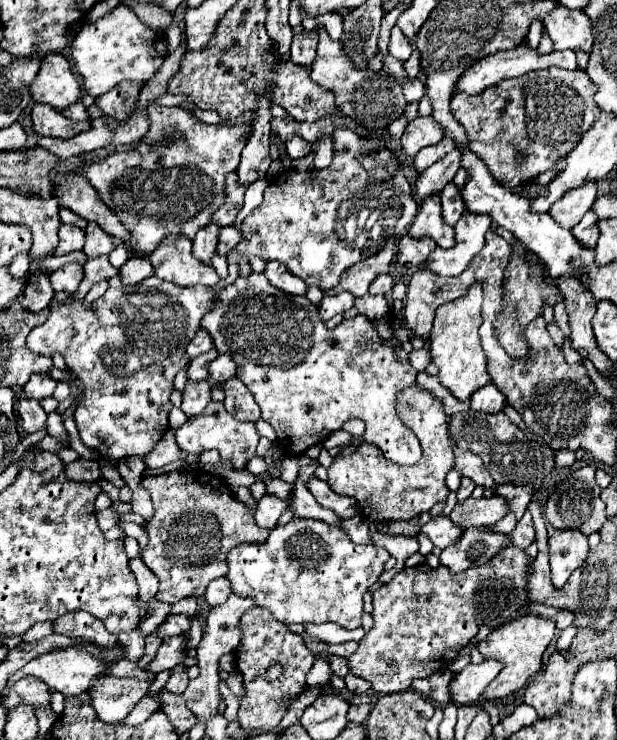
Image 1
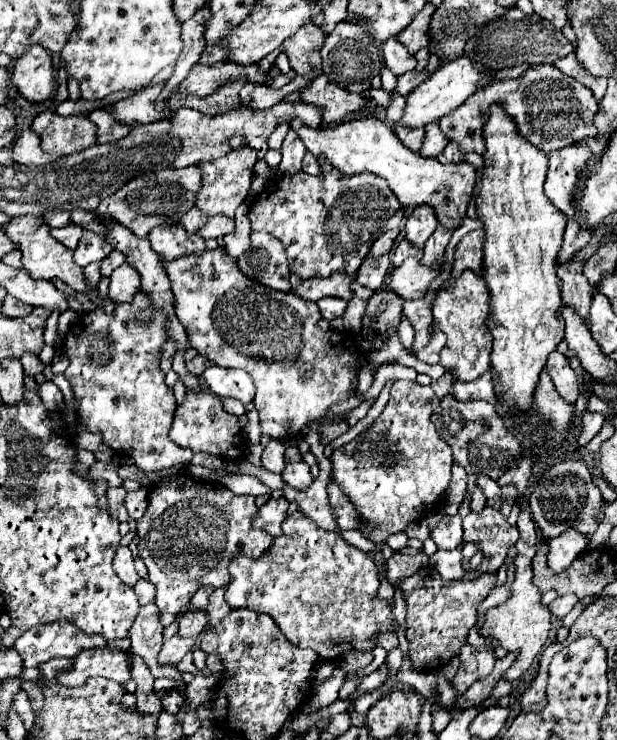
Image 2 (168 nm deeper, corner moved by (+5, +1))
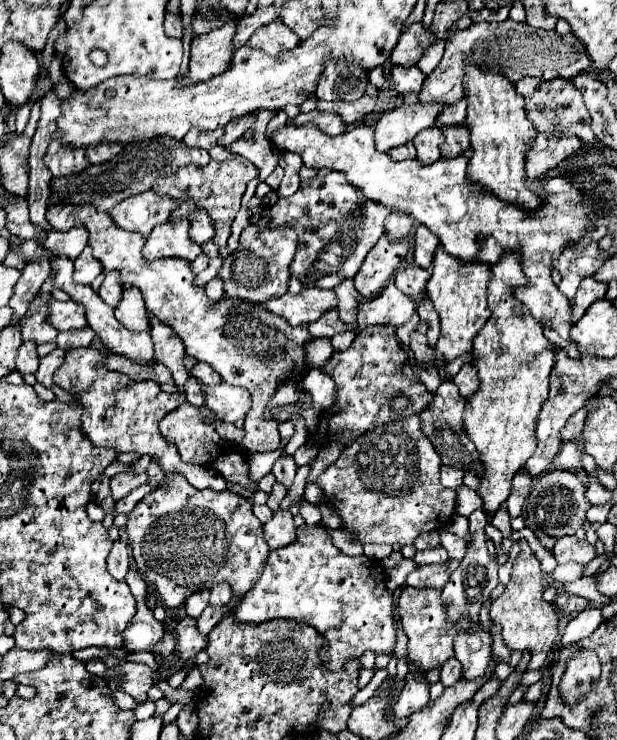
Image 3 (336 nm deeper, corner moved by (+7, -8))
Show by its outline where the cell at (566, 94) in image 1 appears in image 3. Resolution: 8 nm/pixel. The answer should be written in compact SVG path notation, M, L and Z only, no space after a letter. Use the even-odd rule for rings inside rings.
M520 79L516 83L516 91L526 99L526 113L534 123L536 131L552 133L552 131L572 131L582 143L594 143L594 135L588 123L588 109L584 105L582 93L574 87L572 79Z

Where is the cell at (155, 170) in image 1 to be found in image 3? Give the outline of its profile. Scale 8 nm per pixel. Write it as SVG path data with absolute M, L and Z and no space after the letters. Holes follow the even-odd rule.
M144 191L118 203L110 211L110 215L118 227L126 231L138 231L146 237L156 225L168 221L170 211L176 205L178 205L176 199L160 197L154 191Z

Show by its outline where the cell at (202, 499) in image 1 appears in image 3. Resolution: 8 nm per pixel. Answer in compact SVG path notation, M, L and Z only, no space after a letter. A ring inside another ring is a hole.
M166 473L166 483L150 495L146 495L128 513L126 531L138 571L150 585L154 585L160 603L168 609L180 607L192 593L200 589L210 589L214 583L220 583L222 579L228 579L234 597L242 597L260 577L260 571L264 569L270 551L268 543L264 541L262 525L254 517L252 505L244 497L232 491L198 491L178 473Z

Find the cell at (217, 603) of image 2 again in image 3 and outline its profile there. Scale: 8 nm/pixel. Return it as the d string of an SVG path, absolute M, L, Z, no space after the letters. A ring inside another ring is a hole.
M228 581L216 583L216 585L210 589L210 603L212 603L212 605L226 605L230 599L232 599L232 589L230 589Z

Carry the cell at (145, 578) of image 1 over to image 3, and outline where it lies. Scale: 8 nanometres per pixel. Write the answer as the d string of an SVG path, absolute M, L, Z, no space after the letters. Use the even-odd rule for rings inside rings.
M116 539L114 547L112 547L110 555L108 555L108 571L110 571L110 575L114 579L122 581L126 577L128 569L130 569L130 549L128 549L128 543Z

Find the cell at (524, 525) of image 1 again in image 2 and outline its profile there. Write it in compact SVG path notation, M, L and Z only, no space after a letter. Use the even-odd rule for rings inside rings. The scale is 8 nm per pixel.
M522 510L518 514L518 524L516 524L518 532L520 532L520 538L516 542L516 550L518 550L518 556L514 560L516 564L516 580L514 580L514 590L512 590L512 598L502 604L502 606L496 606L492 610L486 612L486 622L484 626L480 628L480 636L486 638L486 644L492 644L492 642L498 642L502 648L506 648L508 652L518 652L514 664L506 670L504 674L504 680L506 682L514 682L518 680L526 670L528 666L532 664L532 660L542 652L544 644L546 644L546 638L548 638L548 632L552 628L550 624L550 610L546 606L540 604L540 598L542 594L538 592L538 588L534 588L532 584L532 570L530 570L530 562L532 562L532 556L534 556L534 546L536 546L536 526L532 522L532 516L528 510Z

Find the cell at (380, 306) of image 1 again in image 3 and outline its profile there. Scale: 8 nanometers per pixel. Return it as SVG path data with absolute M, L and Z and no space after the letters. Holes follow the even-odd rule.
M344 279L338 287L334 287L334 293L338 297L336 311L344 323L356 323L356 307L360 303L360 293L354 289L352 279Z

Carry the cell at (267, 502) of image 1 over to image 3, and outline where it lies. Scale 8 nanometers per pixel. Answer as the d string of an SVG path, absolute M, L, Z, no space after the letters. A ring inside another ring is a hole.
M278 509L274 517L264 525L264 539L270 549L280 549L296 541L296 527L292 523L292 513Z

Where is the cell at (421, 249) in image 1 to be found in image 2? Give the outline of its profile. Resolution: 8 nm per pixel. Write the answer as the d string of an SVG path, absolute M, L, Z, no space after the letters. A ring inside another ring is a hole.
M400 240L400 242L396 244L396 248L394 248L392 264L394 264L394 266L400 266L408 256L416 256L416 258L420 258L420 256L422 256L422 250L416 248L414 244L410 244L408 240Z

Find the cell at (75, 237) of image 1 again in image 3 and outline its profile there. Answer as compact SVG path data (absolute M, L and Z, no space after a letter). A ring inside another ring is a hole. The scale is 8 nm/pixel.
M82 225L72 227L68 231L50 231L48 239L44 241L44 247L54 257L68 257L68 259L76 259L86 245L88 245L88 231Z

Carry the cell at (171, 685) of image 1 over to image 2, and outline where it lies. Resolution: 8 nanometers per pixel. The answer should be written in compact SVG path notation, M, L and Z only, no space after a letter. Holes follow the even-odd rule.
M176 688L168 690L168 692L162 696L162 708L164 708L166 712L170 712L170 714L176 714L176 712L182 708L182 702L184 702L184 698L182 698L182 694L180 694Z

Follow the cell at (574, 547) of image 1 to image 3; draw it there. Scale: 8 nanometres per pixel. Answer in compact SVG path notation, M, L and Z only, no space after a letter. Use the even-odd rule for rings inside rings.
M560 537L554 545L554 557L558 563L574 561L580 565L588 565L596 557L596 547L576 537Z

